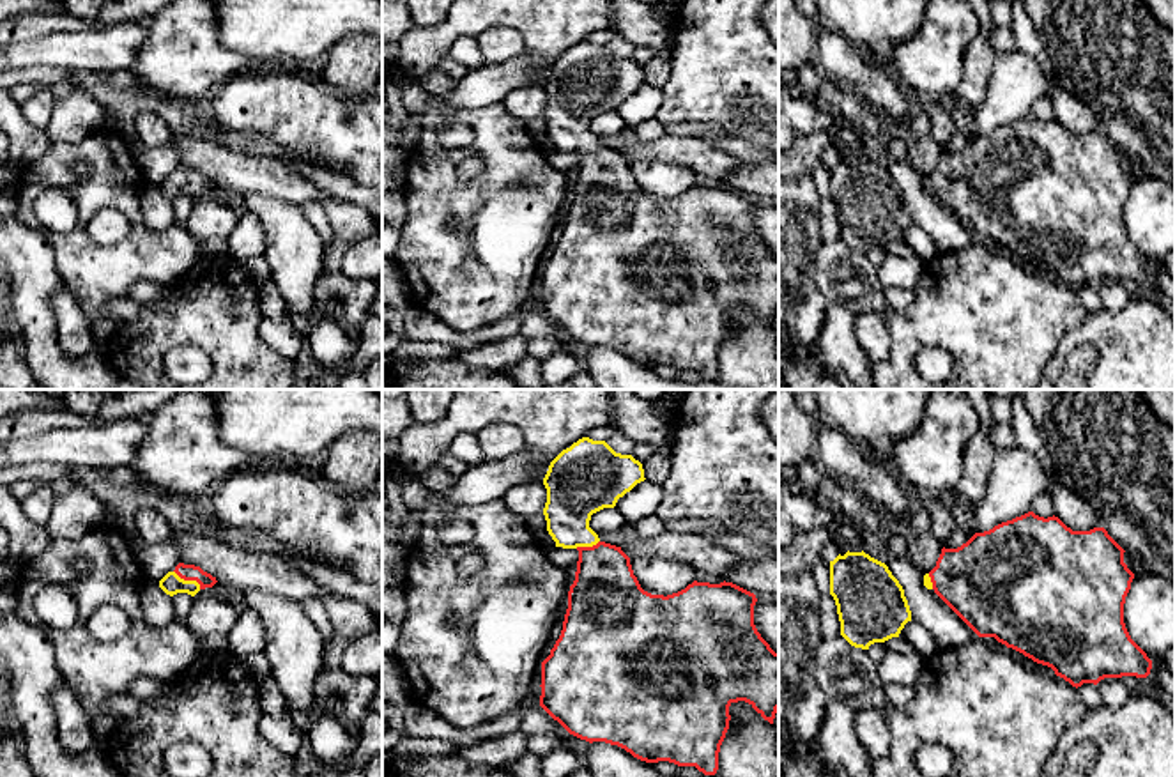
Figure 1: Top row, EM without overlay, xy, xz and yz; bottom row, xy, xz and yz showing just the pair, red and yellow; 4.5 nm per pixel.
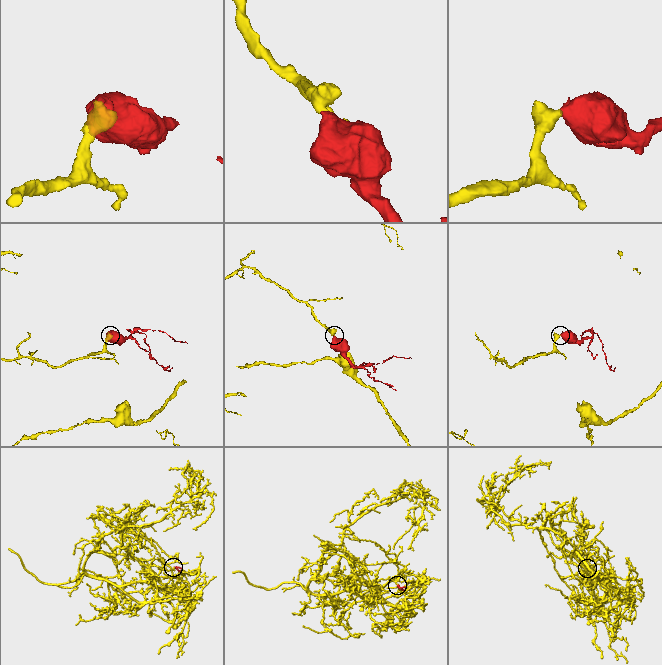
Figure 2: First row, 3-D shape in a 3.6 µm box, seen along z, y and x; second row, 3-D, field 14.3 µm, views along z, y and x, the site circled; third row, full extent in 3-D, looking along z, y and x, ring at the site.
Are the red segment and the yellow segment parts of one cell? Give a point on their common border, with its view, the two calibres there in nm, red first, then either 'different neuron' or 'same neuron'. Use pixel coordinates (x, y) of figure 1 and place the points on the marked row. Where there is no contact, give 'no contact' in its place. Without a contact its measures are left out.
xy (188, 579) | 80/90 nm | same neuron

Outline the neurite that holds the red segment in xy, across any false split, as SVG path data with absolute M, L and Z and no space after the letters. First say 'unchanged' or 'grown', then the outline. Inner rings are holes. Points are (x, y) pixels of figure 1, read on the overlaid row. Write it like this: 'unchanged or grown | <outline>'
grown | M179 563L173 572L168 572L159 581L159 588L170 596L177 593L195 596L200 589L212 588L216 582L216 577L204 572L200 566Z

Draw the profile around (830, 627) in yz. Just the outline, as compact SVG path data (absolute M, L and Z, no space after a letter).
M830 593L819 596L819 625L823 641L841 635L837 605Z

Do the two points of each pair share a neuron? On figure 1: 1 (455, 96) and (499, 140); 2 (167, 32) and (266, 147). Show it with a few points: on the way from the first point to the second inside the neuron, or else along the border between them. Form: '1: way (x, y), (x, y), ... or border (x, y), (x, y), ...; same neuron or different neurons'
1: border (501, 101), (452, 108); different neurons
2: border (163, 91), (184, 100), (204, 100); different neurons

